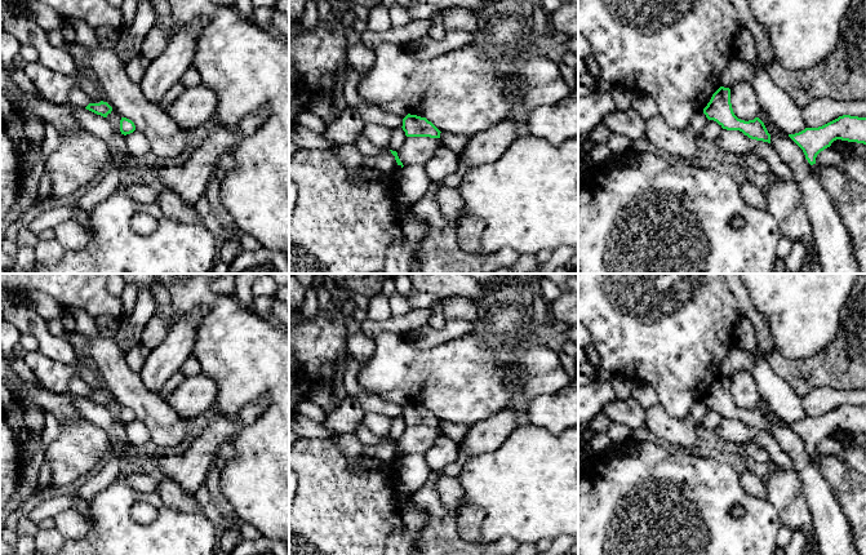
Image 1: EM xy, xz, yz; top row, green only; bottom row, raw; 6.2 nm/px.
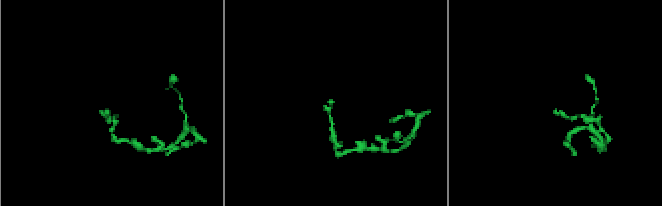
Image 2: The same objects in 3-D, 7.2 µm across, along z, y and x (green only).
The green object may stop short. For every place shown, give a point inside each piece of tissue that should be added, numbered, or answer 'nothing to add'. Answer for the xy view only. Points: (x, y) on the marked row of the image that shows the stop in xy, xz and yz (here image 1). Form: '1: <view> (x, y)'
1: xy (78, 98)

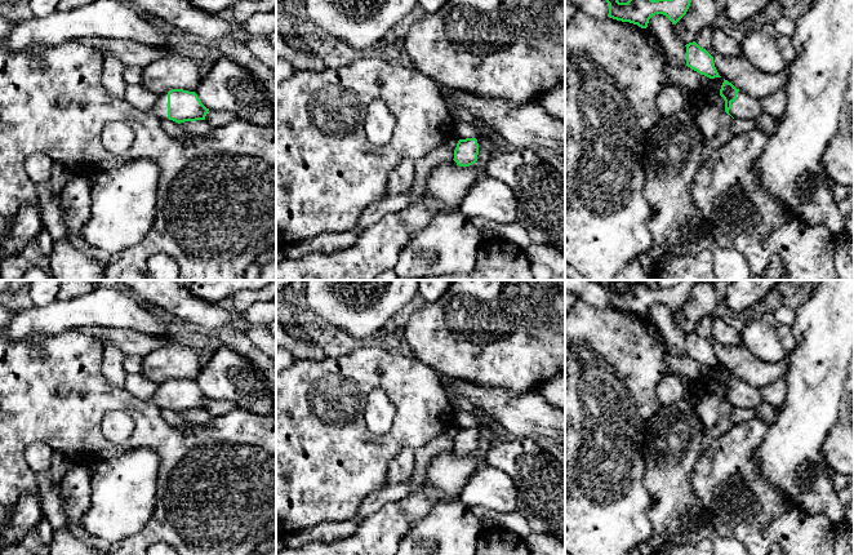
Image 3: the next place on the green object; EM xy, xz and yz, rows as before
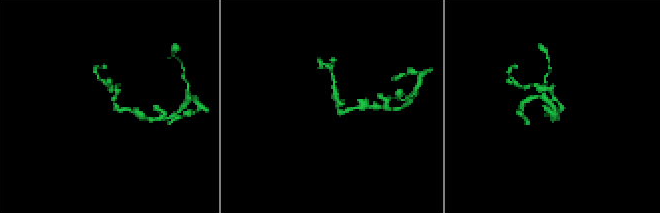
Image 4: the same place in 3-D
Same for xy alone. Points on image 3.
1: xy (160, 109)

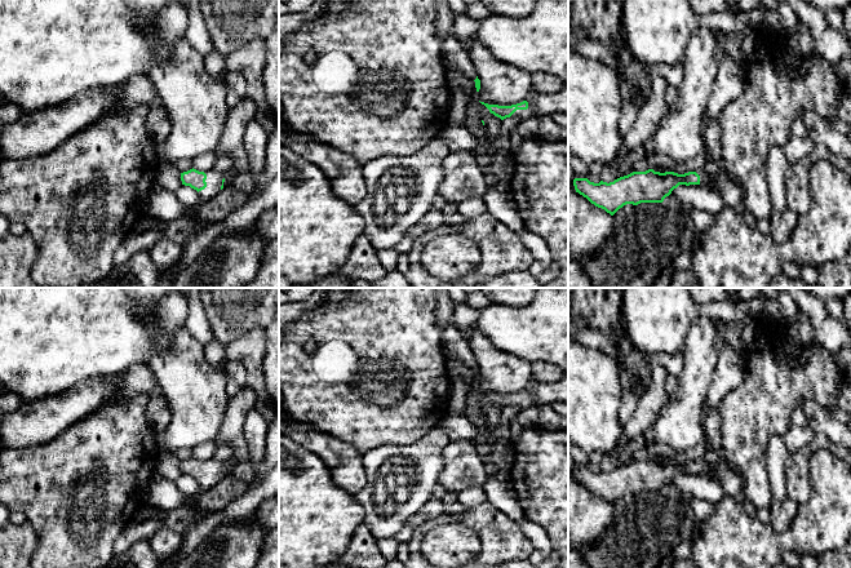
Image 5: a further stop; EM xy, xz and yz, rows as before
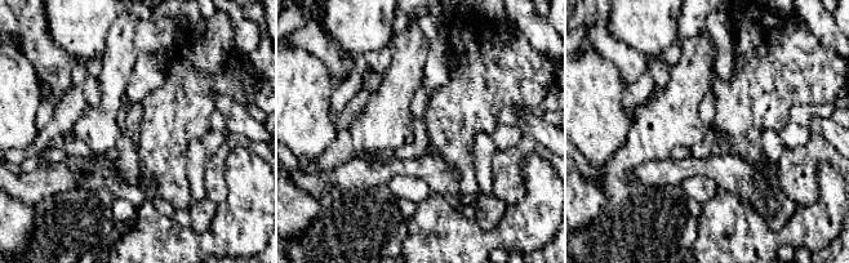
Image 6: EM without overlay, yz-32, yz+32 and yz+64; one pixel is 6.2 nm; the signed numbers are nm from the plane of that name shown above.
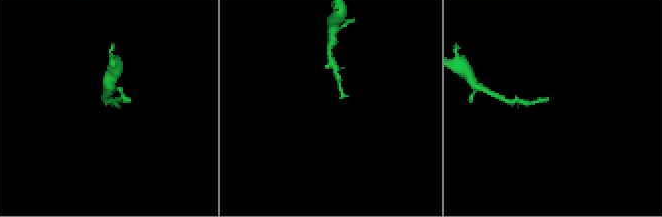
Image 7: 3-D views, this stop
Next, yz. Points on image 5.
1: yz (731, 192)

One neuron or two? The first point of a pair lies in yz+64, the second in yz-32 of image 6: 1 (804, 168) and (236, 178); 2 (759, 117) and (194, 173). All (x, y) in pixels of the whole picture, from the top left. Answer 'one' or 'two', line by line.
1: two
2: two

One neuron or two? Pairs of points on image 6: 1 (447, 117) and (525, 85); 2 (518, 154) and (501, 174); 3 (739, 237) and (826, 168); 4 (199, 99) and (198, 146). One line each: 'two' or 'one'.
1: one
2: one
3: one
4: two

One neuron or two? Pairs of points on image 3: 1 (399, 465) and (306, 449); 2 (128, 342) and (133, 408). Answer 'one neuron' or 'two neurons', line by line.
1: two neurons
2: two neurons

